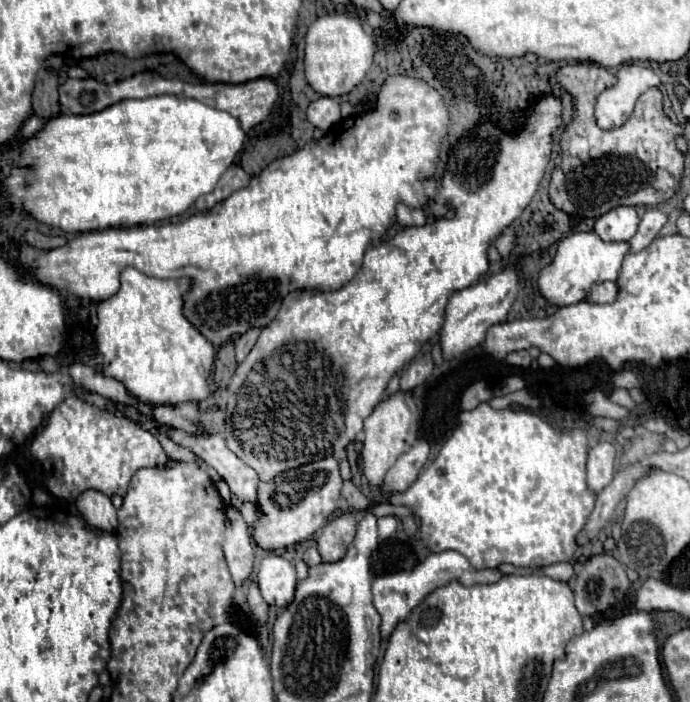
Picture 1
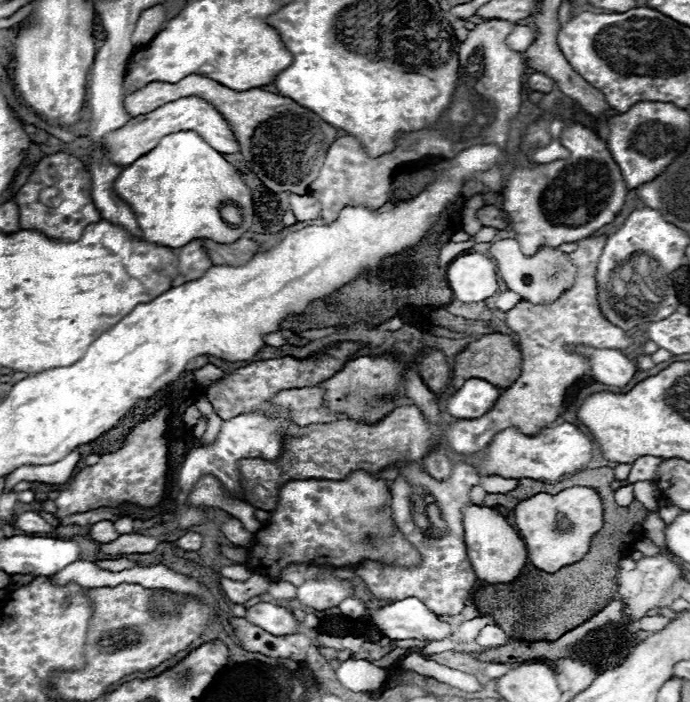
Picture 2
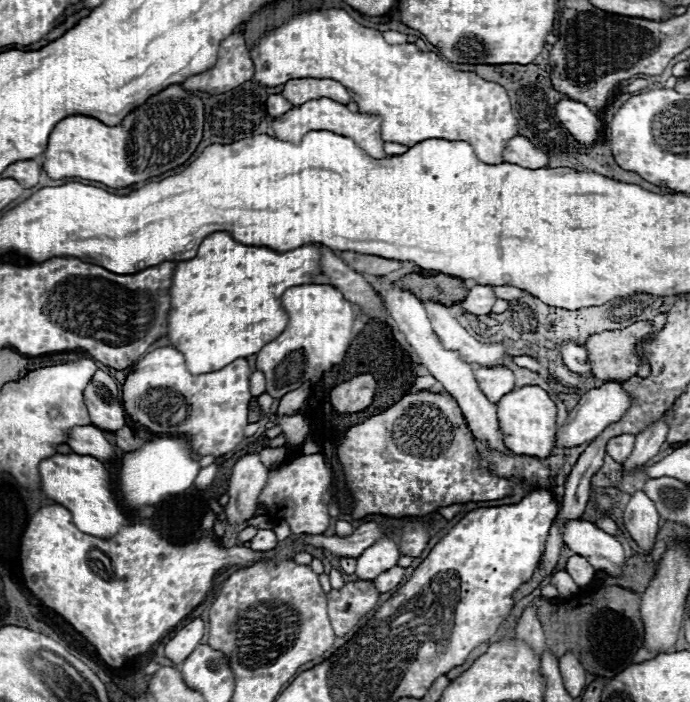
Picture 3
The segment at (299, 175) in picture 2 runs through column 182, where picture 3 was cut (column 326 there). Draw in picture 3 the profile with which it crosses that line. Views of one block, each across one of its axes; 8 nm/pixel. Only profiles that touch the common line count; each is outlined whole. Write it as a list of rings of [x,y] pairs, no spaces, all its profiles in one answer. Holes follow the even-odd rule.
[[[328,78],[290,80],[290,82],[284,84],[282,96],[286,100],[290,100],[292,106],[300,106],[300,104],[304,104],[308,100],[314,100],[314,98],[332,98],[332,100],[338,100],[340,104],[350,102],[348,90],[340,82],[328,80]]]

